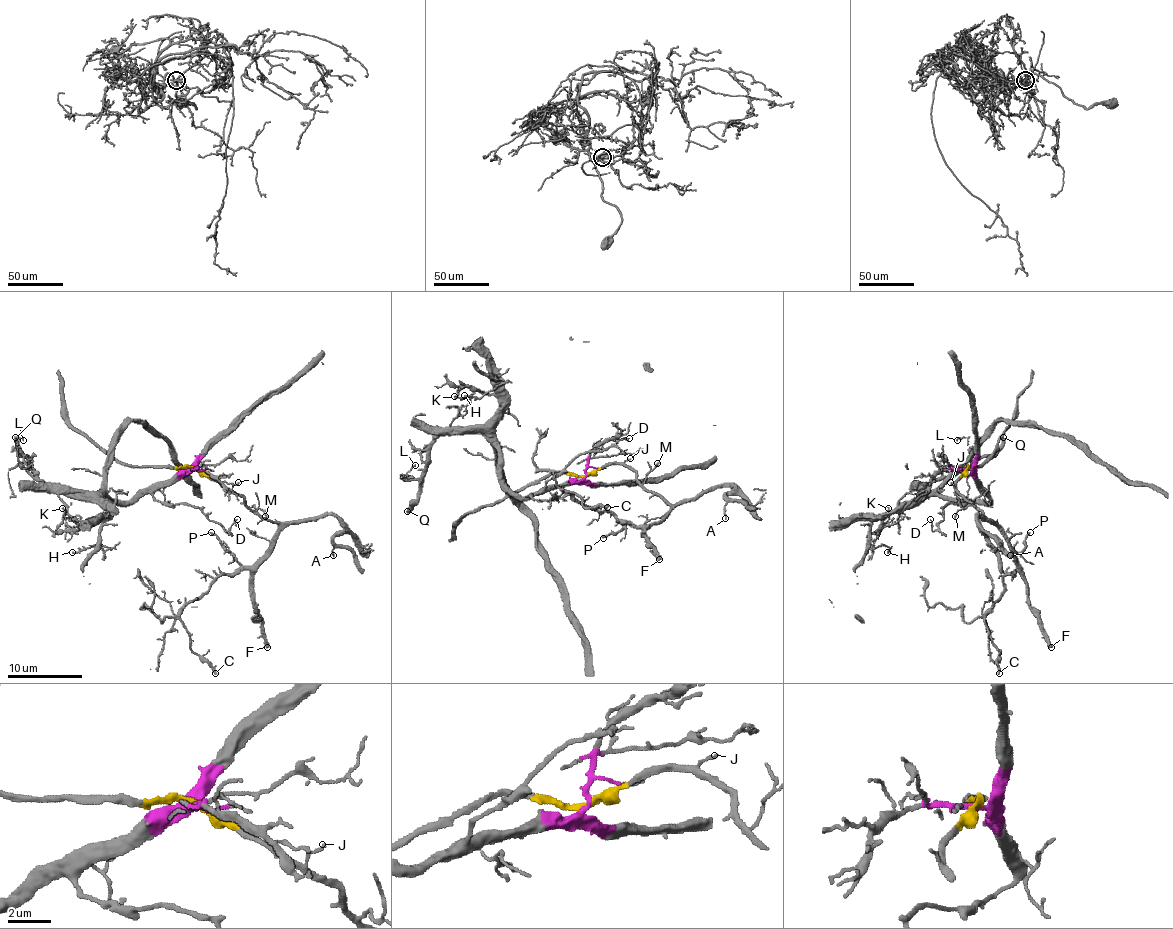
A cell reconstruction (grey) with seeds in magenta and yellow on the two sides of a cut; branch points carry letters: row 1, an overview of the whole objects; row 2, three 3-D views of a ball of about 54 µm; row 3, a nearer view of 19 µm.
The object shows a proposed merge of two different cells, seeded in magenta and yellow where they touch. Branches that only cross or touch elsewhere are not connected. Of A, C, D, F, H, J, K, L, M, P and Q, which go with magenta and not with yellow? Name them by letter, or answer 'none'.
D, H, K, L, Q

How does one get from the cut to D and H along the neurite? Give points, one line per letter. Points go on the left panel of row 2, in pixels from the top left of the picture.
D: (193, 468), (164, 481), (152, 496), (158, 502), (188, 504), (225, 530), (236, 519)
H: (193, 468), (125, 500), (104, 496), (108, 517), (100, 526), (100, 547), (108, 547), (91, 545), (73, 552)

